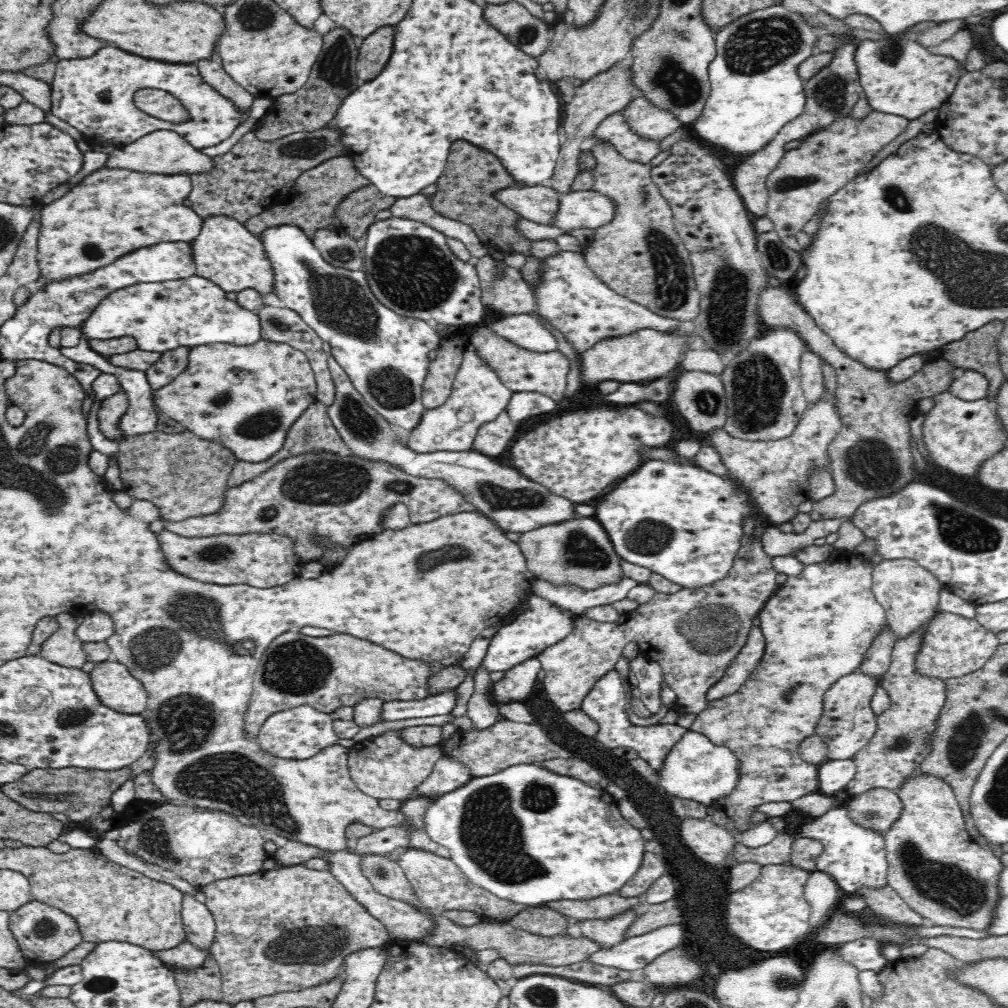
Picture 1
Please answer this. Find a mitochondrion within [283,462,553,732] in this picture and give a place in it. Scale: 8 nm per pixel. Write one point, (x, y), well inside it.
(427, 561)

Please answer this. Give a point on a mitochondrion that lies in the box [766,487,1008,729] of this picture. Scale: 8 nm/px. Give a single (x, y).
(967, 533)

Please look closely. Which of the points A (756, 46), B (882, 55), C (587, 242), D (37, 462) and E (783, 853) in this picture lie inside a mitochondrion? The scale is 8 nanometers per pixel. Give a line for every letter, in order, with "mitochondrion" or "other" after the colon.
A: mitochondrion
B: mitochondrion
C: other
D: mitochondrion
E: other

